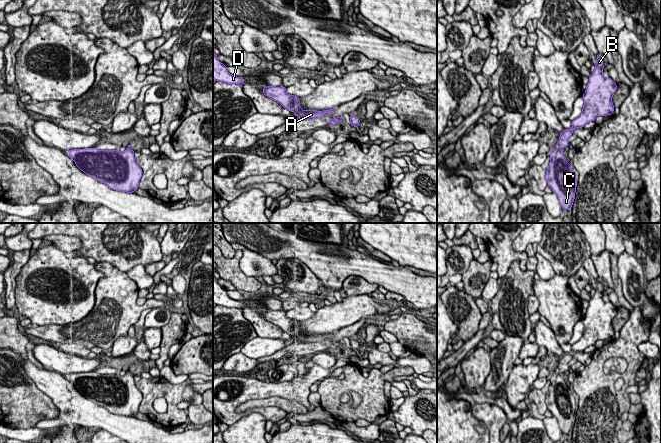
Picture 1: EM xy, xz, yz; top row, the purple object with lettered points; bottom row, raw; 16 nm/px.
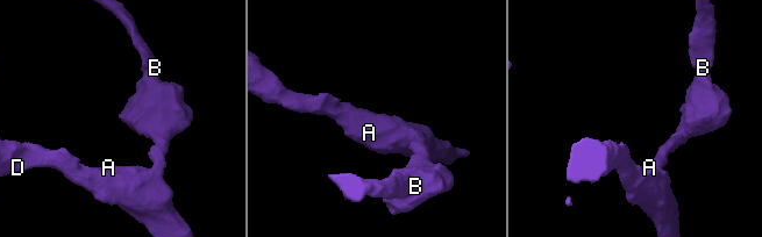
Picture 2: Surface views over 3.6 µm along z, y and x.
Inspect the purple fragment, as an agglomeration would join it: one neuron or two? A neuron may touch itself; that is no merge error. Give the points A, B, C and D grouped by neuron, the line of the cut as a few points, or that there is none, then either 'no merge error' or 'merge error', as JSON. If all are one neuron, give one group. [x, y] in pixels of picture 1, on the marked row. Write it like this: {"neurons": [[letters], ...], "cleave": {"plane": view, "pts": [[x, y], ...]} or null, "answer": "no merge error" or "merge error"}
{"neurons": [["A", "B", "C", "D"]], "cleave": null, "answer": "no merge error"}

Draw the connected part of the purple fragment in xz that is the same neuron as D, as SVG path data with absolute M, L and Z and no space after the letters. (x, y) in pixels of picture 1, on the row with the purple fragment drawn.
M213 50L213 80L218 82L225 82L228 84L237 84L243 86L245 80L241 77L230 74L227 70L227 66L218 60L218 56Z

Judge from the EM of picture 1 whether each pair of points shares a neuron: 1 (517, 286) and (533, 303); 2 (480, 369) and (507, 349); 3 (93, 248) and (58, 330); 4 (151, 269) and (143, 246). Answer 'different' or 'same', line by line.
1: different
2: different
3: different
4: different

